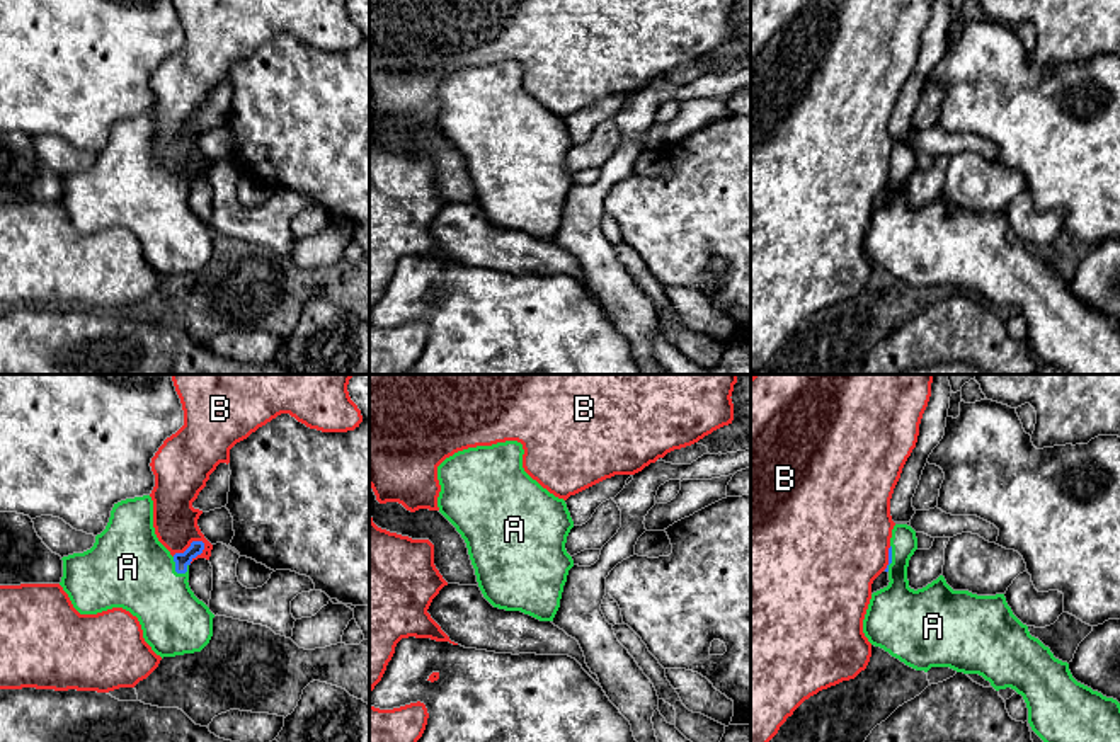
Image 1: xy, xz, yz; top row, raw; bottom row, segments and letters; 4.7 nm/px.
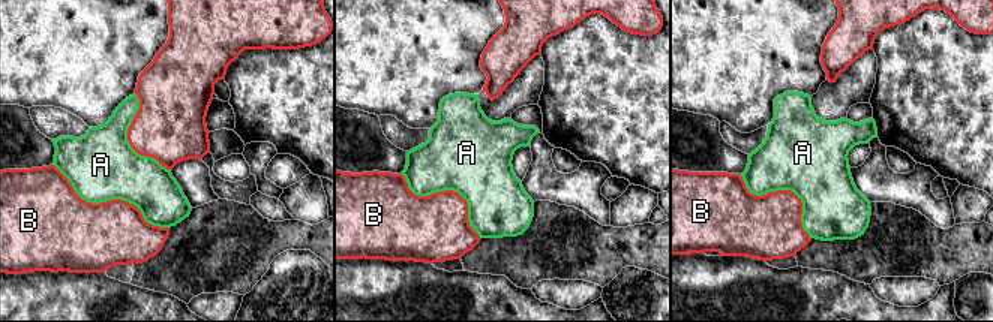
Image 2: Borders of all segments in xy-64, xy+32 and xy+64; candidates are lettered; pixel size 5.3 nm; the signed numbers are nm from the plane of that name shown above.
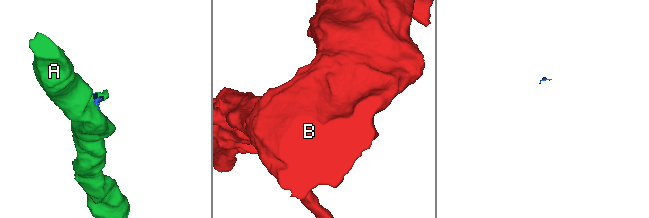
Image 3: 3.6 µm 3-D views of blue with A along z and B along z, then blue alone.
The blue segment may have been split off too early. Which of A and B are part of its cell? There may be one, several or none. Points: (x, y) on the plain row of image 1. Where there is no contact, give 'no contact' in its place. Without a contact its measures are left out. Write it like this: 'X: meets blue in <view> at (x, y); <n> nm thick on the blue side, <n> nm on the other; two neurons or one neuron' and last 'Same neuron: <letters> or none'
A: meets blue in xy at (176, 188); 70 nm thick on the blue side, 380 nm on the other; one neuron
B: meets blue in xy at (189, 165); 70 nm thick on the blue side, 200 nm on the other; two neurons
Same neuron: A

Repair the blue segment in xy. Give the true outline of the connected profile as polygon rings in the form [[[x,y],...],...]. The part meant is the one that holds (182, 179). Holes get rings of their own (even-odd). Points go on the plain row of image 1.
[[[150,114],[114,123],[106,148],[83,172],[63,175],[60,204],[80,233],[97,233],[123,226],[138,237],[143,257],[163,276],[201,271],[213,255],[209,226],[189,206],[189,184],[204,168],[203,160],[192,160],[184,172],[170,170],[158,160],[153,146],[153,119]]]

